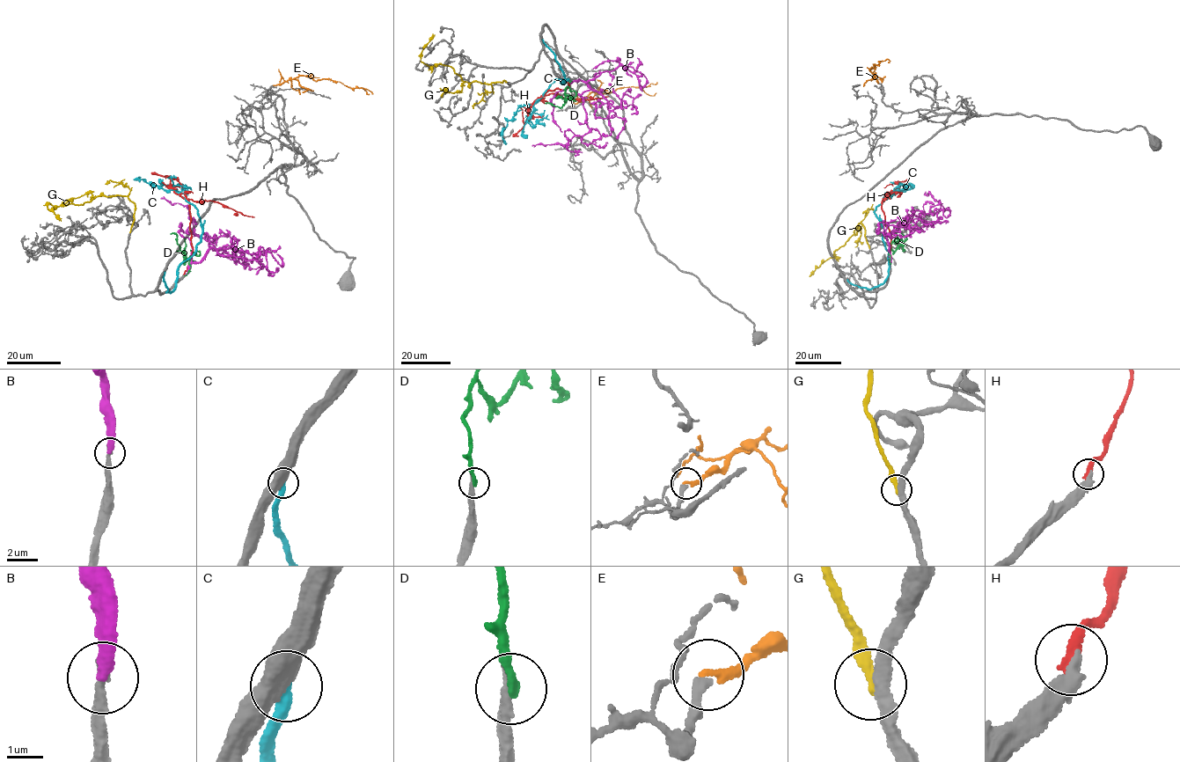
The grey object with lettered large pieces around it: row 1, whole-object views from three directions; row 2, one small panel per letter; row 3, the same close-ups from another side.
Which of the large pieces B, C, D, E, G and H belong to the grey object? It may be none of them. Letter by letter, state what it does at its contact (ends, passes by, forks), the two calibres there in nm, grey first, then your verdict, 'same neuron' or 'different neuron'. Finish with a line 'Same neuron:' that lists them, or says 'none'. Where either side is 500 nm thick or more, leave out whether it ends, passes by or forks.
B: it ends; calibres 360 and 360 nm; same neuron
C: it ends; calibres 480 and 340 nm; different neuron
D: it ends; calibres 360 and 280 nm; different neuron
E: it ends; calibres 240 and 220 nm; same neuron
G: it ends; calibres 320 and 280 nm; different neuron
H: it ends; calibres 320 and 280 nm; different neuron
Same neuron: B, E

